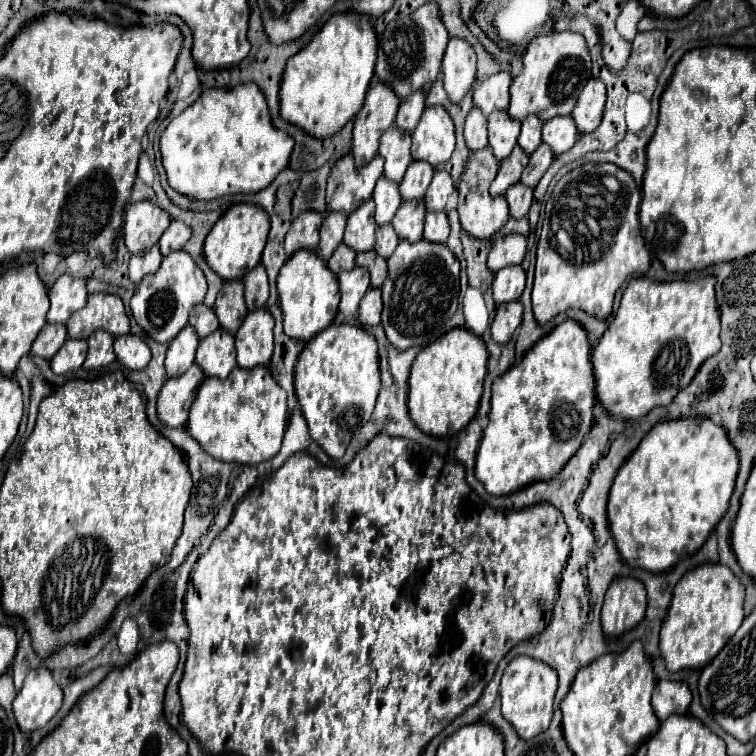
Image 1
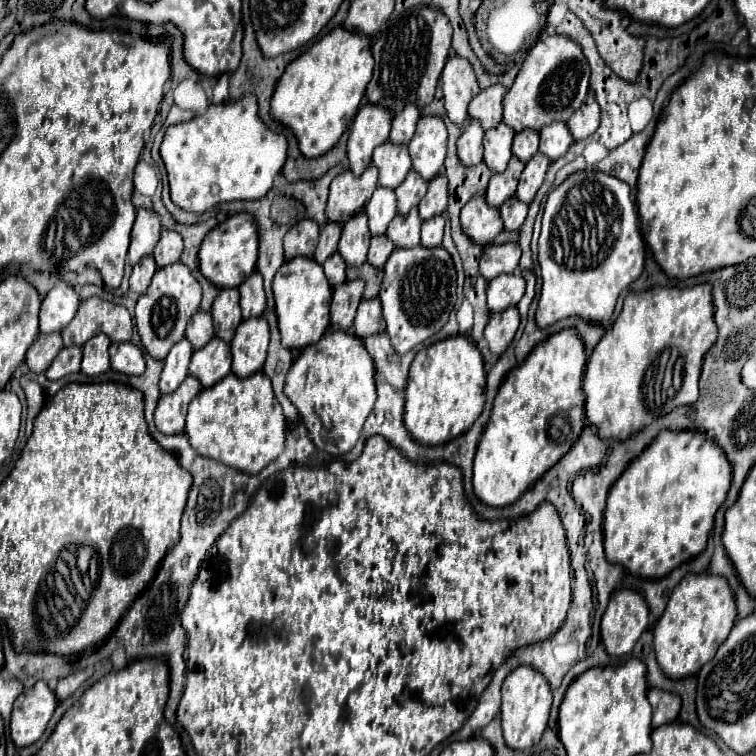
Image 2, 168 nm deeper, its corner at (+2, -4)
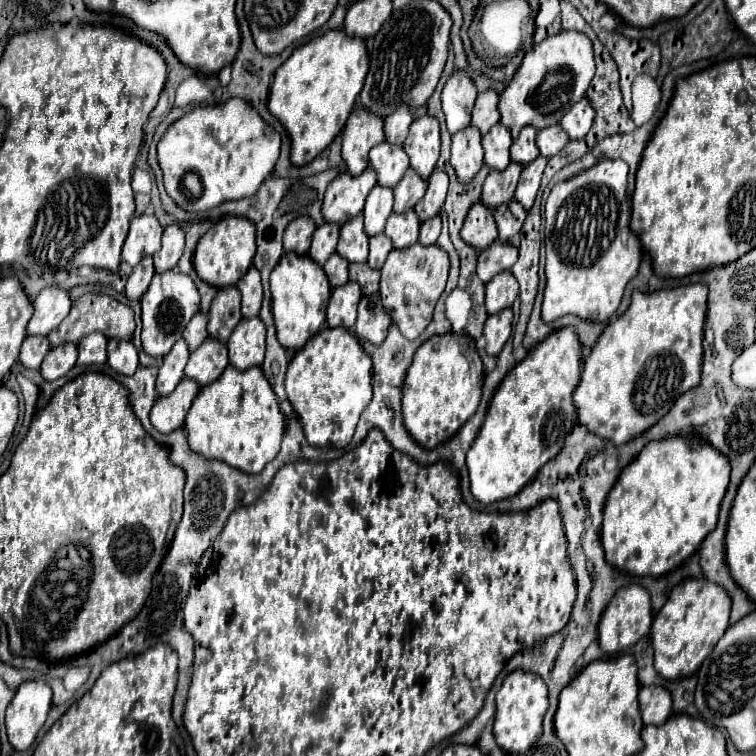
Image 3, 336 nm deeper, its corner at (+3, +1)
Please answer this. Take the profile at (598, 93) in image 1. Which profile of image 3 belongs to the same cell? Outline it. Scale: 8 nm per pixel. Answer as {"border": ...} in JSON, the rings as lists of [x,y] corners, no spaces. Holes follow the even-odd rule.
{"border":[[[586,97],[580,99],[570,109],[570,113],[564,115],[560,121],[562,129],[568,133],[570,139],[582,139],[590,131],[592,123],[594,123],[594,107],[590,105],[590,101]]]}

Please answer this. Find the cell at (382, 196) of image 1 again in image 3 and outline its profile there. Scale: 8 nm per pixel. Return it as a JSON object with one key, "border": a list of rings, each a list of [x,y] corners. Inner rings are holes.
{"border":[[[376,185],[370,195],[366,197],[366,205],[362,209],[364,213],[364,231],[368,237],[384,233],[384,223],[388,215],[392,213],[392,203],[394,203],[394,193],[390,187]]]}

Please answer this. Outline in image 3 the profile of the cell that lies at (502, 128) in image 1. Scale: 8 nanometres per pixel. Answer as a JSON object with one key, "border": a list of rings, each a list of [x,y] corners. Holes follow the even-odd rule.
{"border":[[[496,123],[484,137],[482,137],[482,147],[486,151],[484,163],[492,169],[506,169],[510,163],[510,145],[512,145],[512,135],[510,129],[504,127],[502,123]]]}

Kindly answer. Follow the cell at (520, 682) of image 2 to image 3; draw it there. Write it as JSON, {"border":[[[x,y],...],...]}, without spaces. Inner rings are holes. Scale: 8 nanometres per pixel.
{"border":[[[512,671],[504,683],[502,689],[496,695],[496,717],[494,717],[494,737],[496,743],[506,753],[524,753],[530,749],[530,745],[542,735],[542,719],[548,711],[548,687],[542,681],[540,675],[528,673],[528,671]]]}

